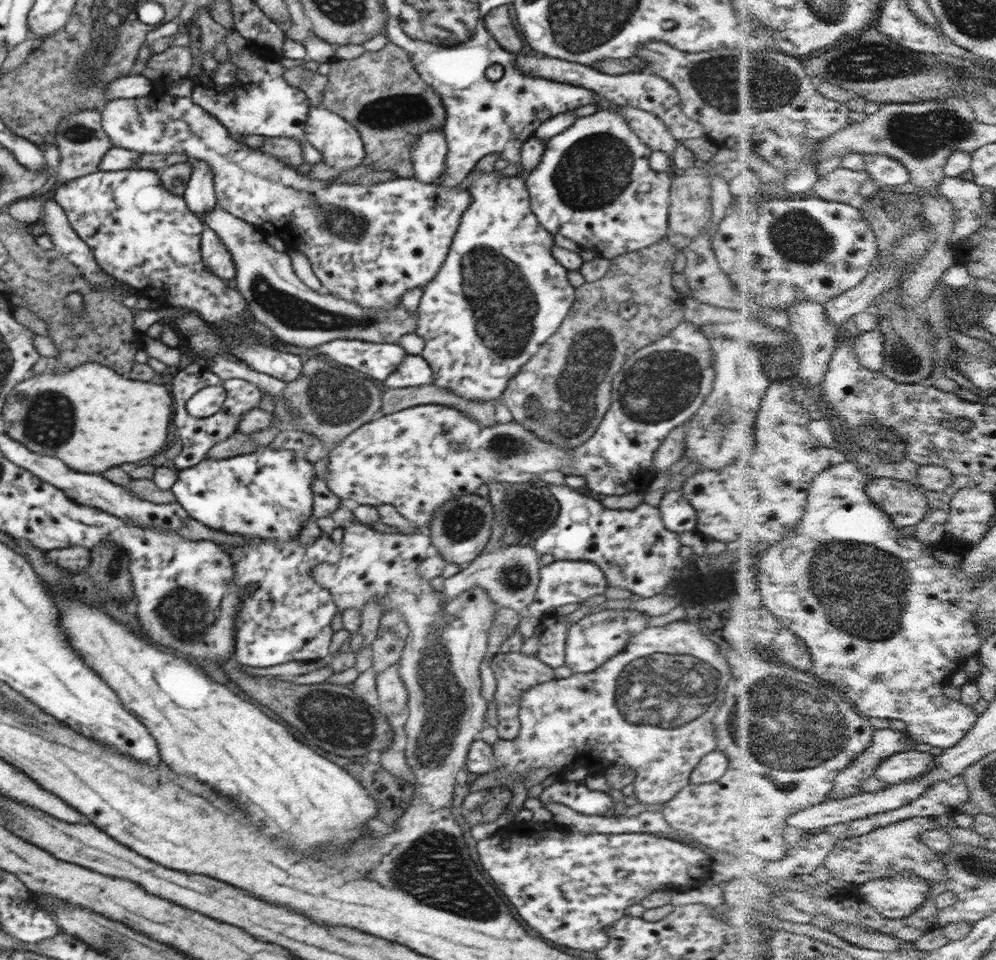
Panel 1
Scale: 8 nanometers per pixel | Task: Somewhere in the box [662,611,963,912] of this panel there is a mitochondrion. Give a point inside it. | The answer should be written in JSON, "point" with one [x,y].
{"point":[793,725]}

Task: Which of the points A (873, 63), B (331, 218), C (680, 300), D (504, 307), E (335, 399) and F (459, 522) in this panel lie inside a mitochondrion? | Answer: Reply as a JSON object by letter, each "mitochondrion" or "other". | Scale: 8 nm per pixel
{"A":"mitochondrion","B":"mitochondrion","C":"other","D":"mitochondrion","E":"mitochondrion","F":"mitochondrion"}

